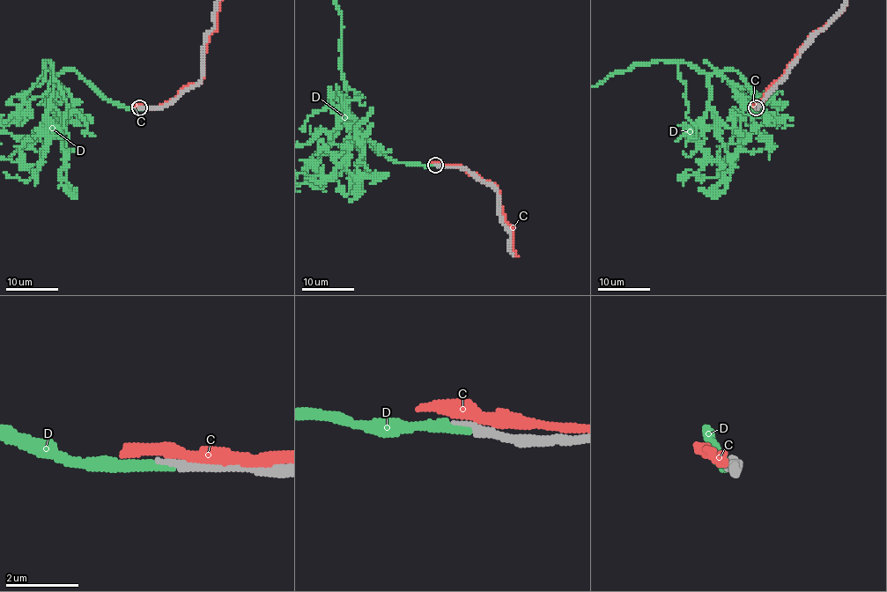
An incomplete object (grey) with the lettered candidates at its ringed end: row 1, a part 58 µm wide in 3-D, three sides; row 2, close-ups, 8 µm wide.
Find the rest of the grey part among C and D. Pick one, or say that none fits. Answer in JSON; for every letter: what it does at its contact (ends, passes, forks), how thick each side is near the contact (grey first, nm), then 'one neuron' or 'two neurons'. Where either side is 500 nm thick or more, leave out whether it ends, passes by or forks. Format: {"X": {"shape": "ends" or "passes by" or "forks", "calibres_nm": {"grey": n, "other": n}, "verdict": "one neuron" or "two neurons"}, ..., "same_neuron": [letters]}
{"C": {"shape": "passes by", "calibres_nm": {"grey": 280, "other": 340}, "verdict": "two neurons"}, "D": {"shape": "ends", "calibres_nm": {"grey": 240, "other": 240}, "verdict": "one neuron"}, "same_neuron": ["D"]}

